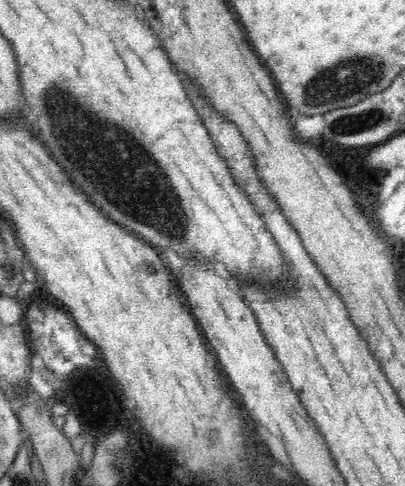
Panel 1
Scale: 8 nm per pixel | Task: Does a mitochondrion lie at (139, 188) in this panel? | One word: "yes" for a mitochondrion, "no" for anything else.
yes

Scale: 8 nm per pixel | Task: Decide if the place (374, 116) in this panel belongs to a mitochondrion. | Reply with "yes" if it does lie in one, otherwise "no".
yes

